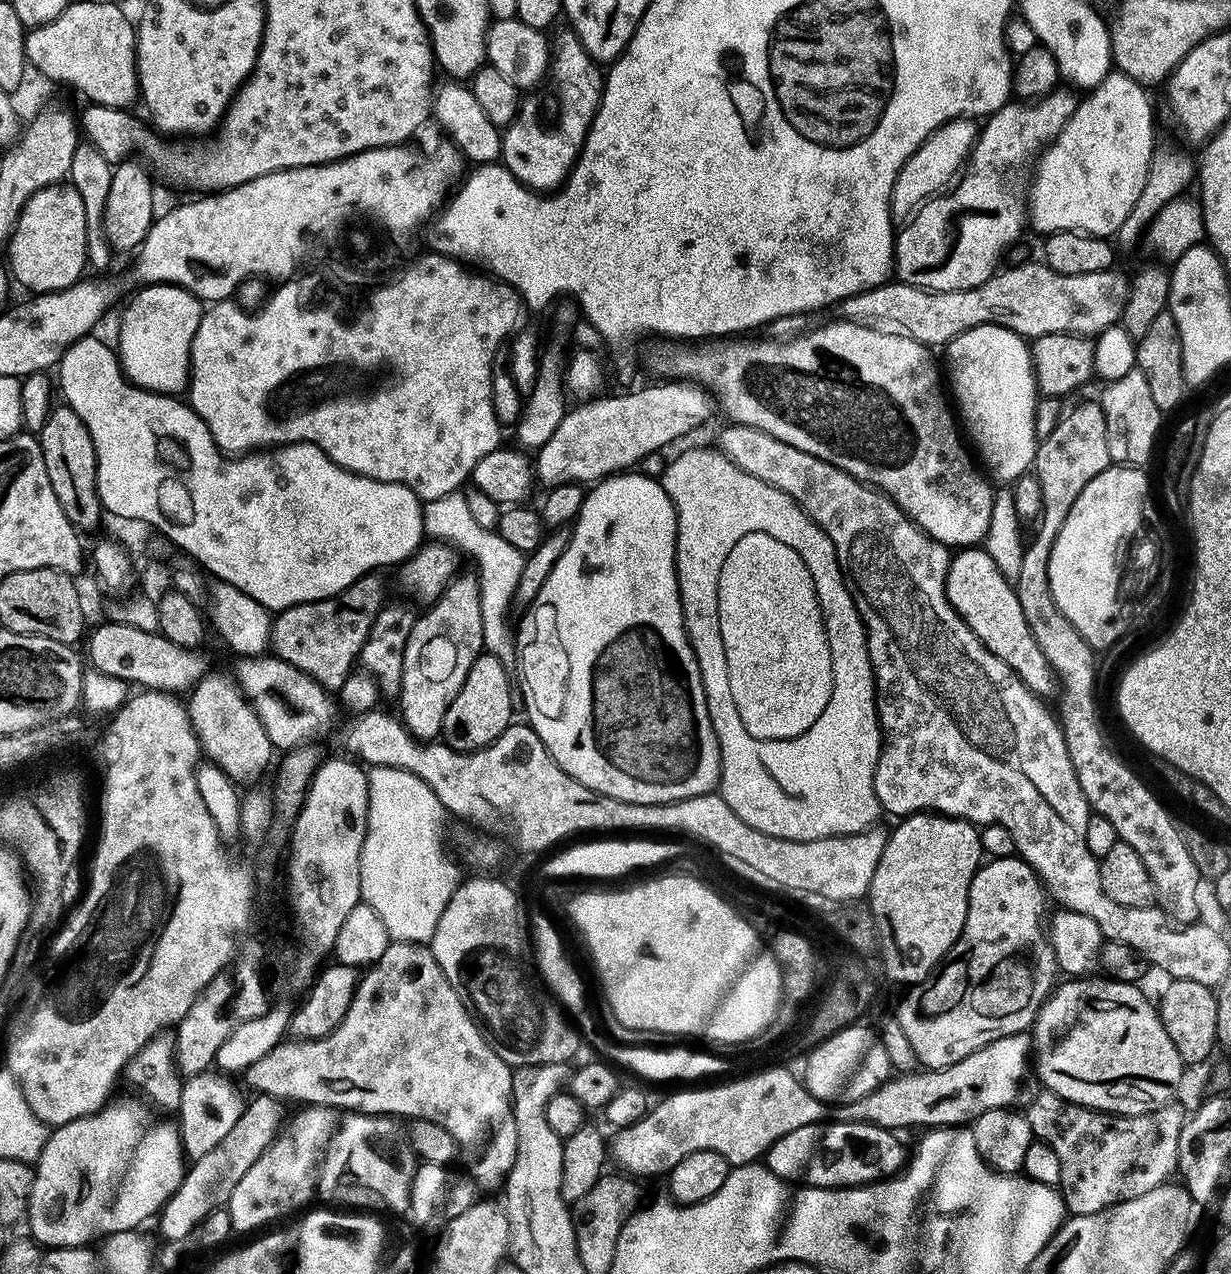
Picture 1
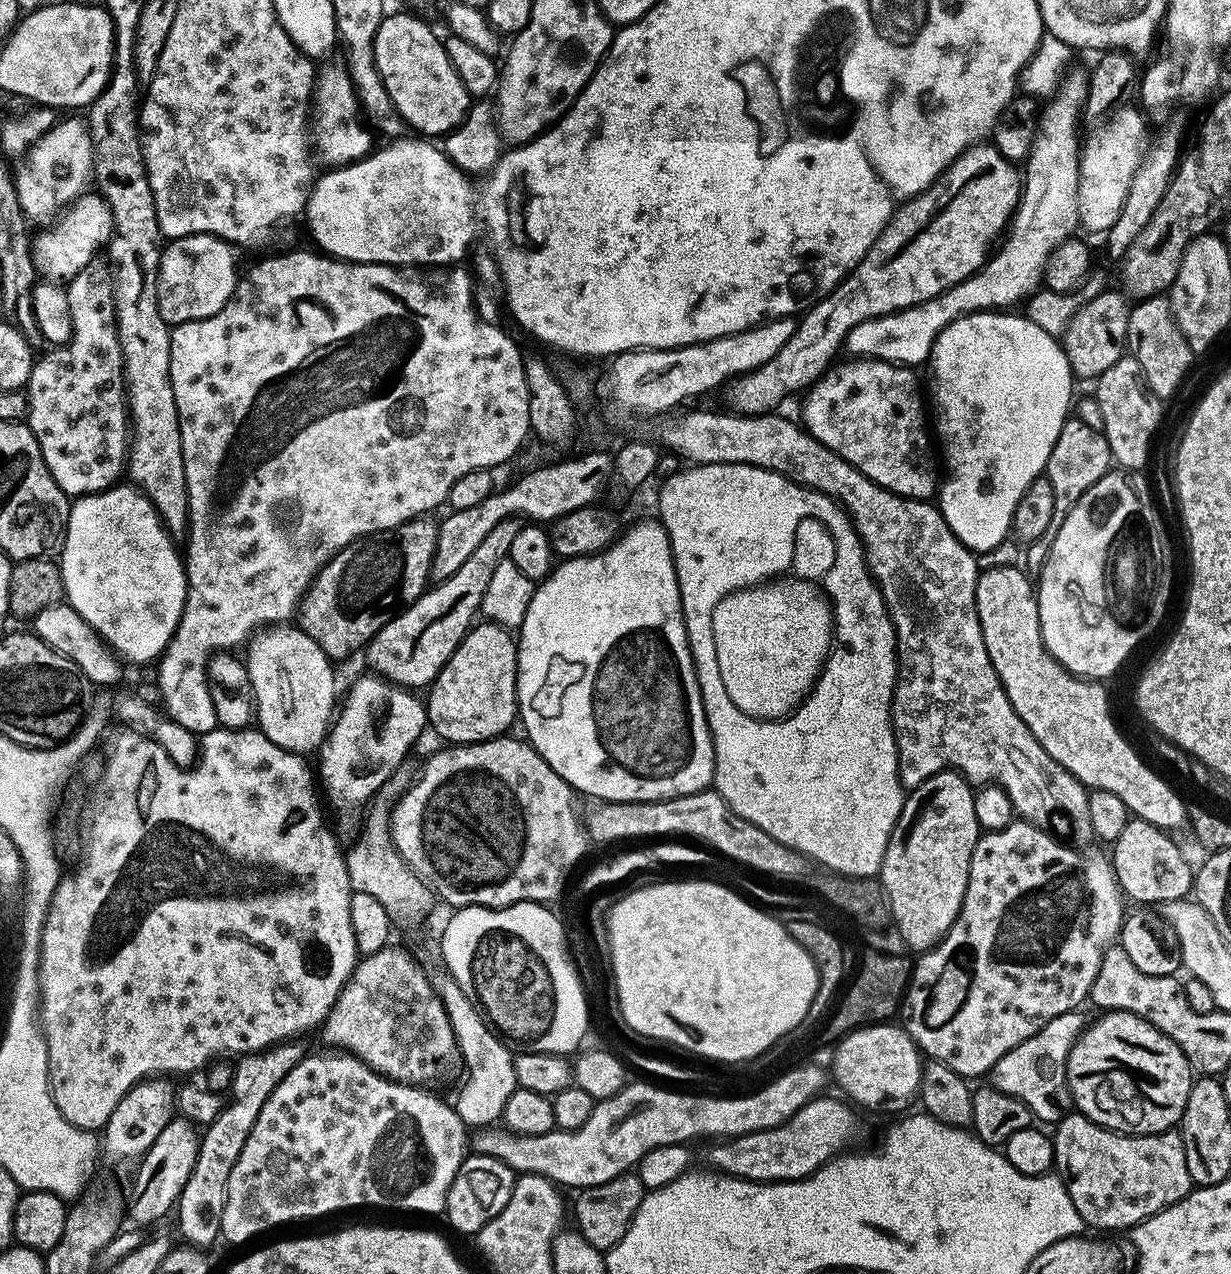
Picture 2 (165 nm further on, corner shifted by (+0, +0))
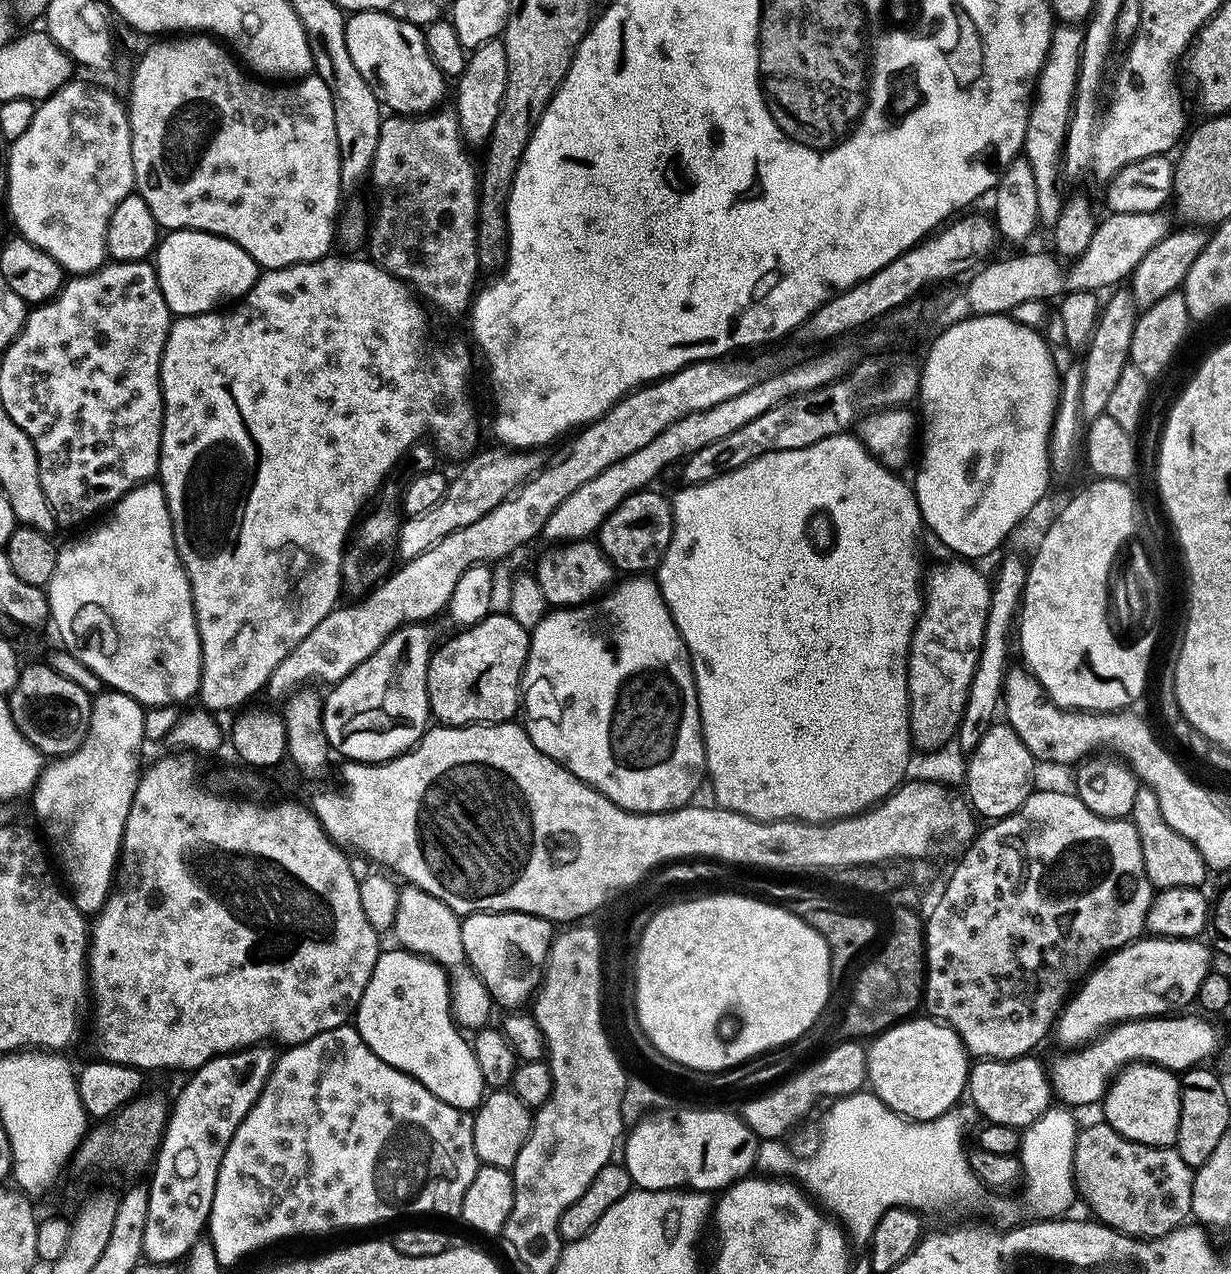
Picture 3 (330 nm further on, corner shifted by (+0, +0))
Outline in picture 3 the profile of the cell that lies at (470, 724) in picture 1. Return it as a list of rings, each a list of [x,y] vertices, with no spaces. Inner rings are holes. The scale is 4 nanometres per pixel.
[[[489,614],[484,619],[478,621],[474,625],[465,627],[458,631],[457,636],[452,636],[444,645],[437,647],[432,655],[428,657],[428,710],[433,717],[436,716],[441,725],[444,726],[459,726],[462,724],[486,724],[489,722],[508,722],[513,719],[512,716],[517,715],[518,709],[522,704],[522,677],[524,674],[524,664],[528,661],[528,645],[530,643],[530,632],[526,627],[523,628],[518,621],[512,616],[495,616]]]

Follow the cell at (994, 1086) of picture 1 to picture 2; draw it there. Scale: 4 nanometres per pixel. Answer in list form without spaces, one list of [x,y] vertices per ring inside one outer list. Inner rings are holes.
[[[1073,1010],[1058,1014],[1058,1018],[1050,1018],[1050,1022],[1046,1022],[1038,1034],[1026,1038],[1026,1042],[1014,1046],[1014,1050],[1002,1054],[990,1073],[991,1087],[1002,1090],[1002,1094],[1018,1098],[1018,1102],[1025,1104],[1037,1121],[1045,1120],[1049,1126],[1059,1124],[1063,1116],[1067,1116],[1074,1108],[1068,1089],[1068,1055],[1086,1027],[1082,1013]]]

